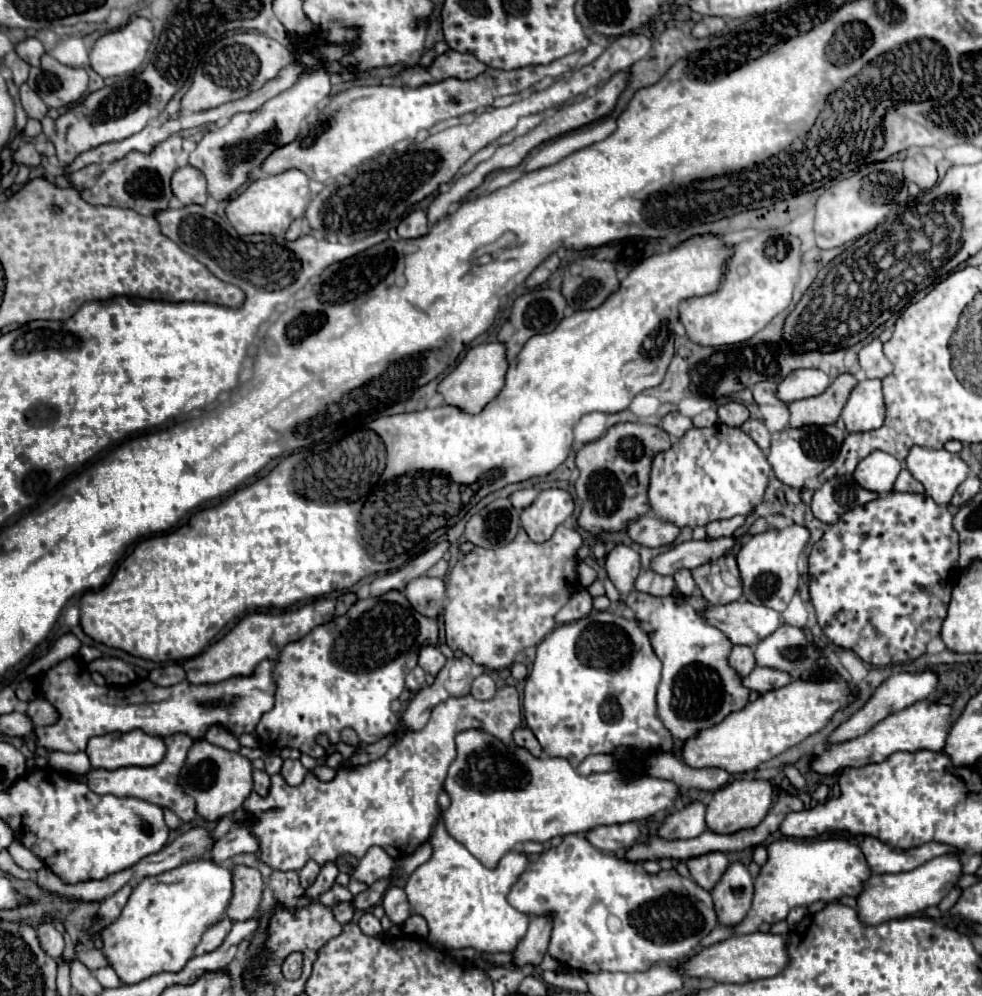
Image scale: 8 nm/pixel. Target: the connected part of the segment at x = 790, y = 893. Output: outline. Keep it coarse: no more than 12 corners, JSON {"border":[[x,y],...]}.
{"border":[[841,838],[767,846],[769,860],[741,924],[723,926],[695,948],[795,906],[857,896],[871,868]]}

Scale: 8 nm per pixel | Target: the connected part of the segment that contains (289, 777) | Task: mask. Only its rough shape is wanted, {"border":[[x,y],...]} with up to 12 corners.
{"border":[[287,758],[281,776],[291,786],[299,786],[305,768],[299,760]]}

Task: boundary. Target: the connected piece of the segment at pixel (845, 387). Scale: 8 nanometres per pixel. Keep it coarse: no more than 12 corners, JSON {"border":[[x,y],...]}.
{"border":[[841,374],[821,396],[787,404],[789,426],[835,424],[855,384]]}

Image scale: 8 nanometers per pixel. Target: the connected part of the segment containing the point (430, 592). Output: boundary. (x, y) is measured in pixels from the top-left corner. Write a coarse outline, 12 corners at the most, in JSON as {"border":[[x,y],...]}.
{"border":[[421,576],[403,594],[419,614],[437,618],[443,578]]}

